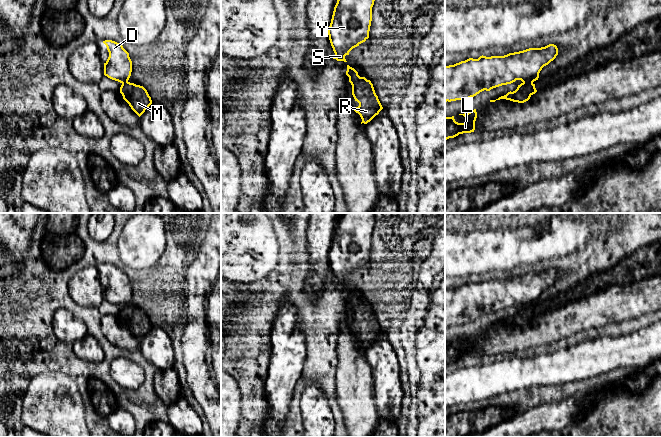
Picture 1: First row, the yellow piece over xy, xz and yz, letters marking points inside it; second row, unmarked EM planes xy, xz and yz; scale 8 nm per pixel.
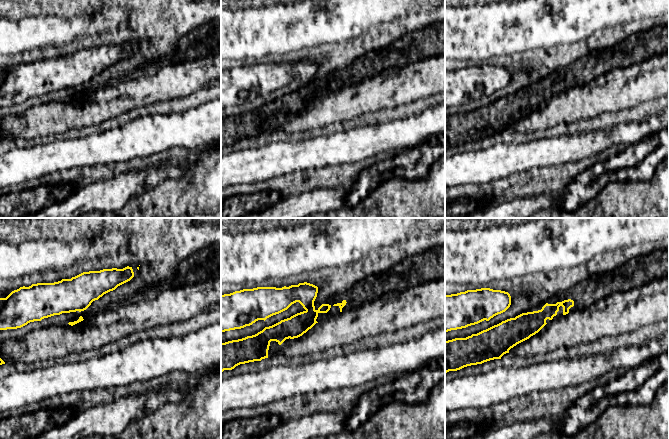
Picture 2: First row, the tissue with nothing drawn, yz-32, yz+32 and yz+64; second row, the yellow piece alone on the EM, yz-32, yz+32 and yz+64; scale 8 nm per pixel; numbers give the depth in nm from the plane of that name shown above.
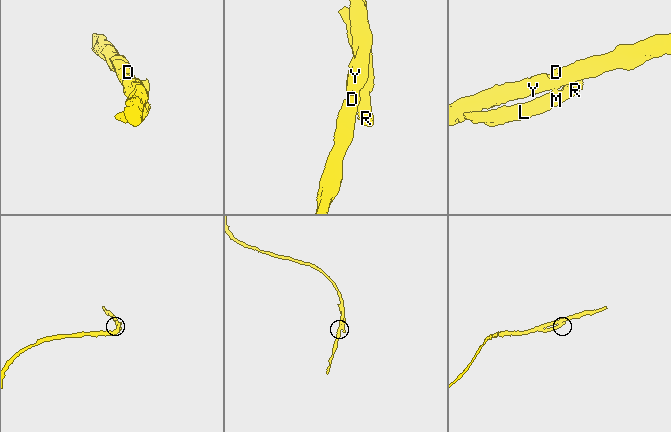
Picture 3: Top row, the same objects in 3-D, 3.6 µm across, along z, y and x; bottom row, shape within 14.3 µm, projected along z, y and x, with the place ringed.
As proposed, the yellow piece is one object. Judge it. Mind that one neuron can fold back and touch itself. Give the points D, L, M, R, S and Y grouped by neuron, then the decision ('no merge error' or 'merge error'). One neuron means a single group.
D S Y / L M R; merge error

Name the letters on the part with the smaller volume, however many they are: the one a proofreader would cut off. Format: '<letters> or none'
L, M, R

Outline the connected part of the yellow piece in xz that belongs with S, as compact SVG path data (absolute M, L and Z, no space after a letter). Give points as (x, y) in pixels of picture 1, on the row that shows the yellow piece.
M337 0L331 23L328 28L329 40L335 53L335 57L333 59L347 62L345 56L349 55L349 52L353 48L359 46L369 38L369 31L372 21L372 7L374 5L374 1L375 0Z

